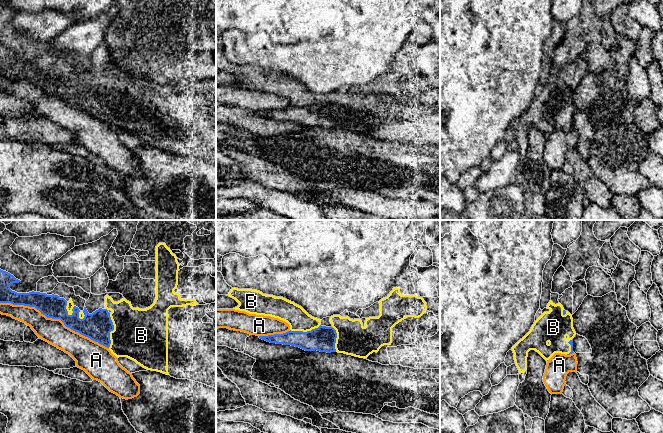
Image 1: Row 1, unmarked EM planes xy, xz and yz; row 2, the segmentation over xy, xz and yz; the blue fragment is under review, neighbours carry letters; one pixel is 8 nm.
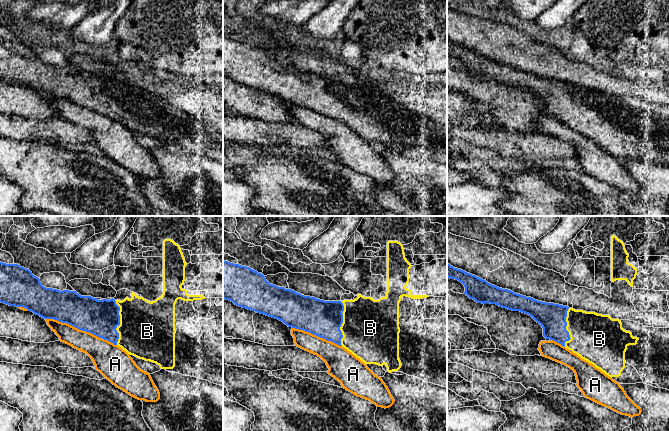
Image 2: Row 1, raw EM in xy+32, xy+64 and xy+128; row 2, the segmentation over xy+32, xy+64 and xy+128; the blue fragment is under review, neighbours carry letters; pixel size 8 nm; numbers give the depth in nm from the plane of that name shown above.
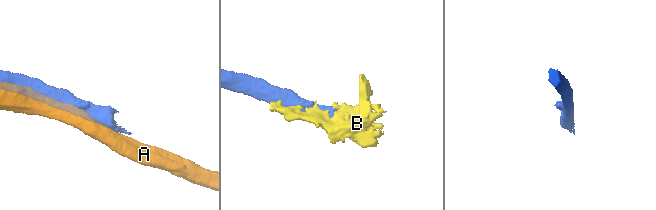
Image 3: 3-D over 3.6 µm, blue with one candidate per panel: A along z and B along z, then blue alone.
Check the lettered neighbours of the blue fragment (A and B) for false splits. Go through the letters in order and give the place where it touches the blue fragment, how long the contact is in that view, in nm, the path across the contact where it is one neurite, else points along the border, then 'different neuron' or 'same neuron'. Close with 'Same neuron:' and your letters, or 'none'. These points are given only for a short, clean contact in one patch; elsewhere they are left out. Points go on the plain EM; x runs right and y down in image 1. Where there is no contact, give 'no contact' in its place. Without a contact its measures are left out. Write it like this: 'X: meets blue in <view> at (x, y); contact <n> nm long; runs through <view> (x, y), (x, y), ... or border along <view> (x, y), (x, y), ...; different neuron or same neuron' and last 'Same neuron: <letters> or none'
A: meets blue in xy at (54, 94); contact 950 nm long; different neuron
B: meets blue in xy at (112, 106); contact 280 nm long; same neuron
Same neuron: B

